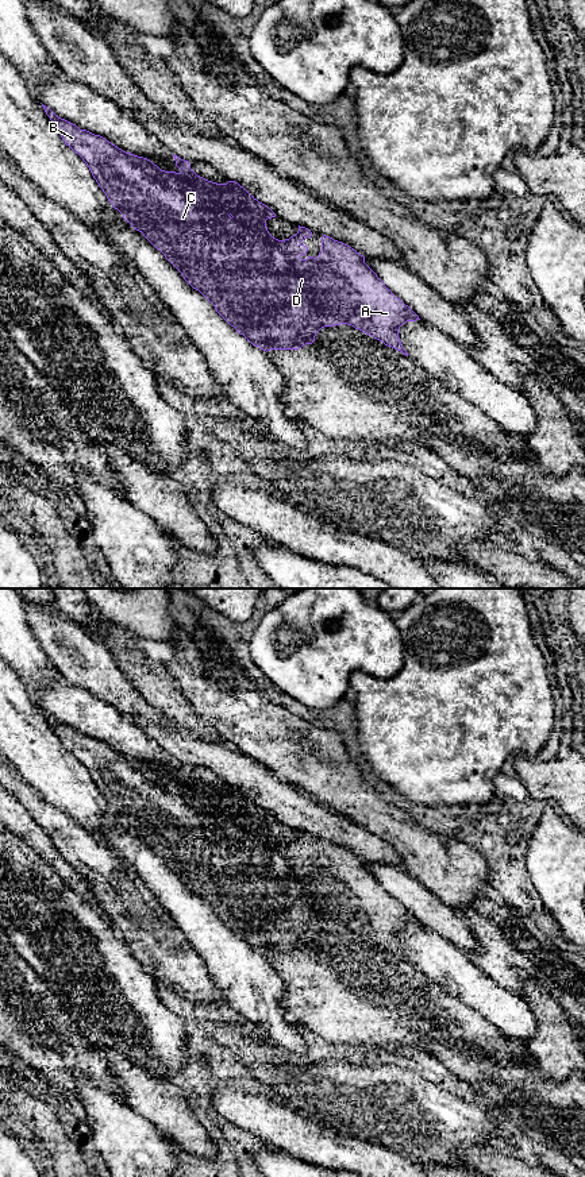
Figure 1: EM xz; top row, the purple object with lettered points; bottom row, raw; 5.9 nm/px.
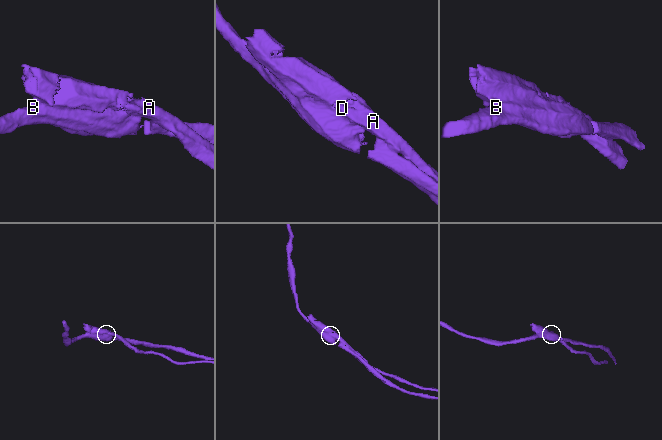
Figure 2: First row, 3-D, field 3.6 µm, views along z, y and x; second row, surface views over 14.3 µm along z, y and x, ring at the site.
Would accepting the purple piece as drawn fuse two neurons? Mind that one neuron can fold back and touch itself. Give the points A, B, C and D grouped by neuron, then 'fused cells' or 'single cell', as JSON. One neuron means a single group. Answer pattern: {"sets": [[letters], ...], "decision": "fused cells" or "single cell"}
{"sets": [["A"], ["B", "C", "D"]], "decision": "fused cells"}

